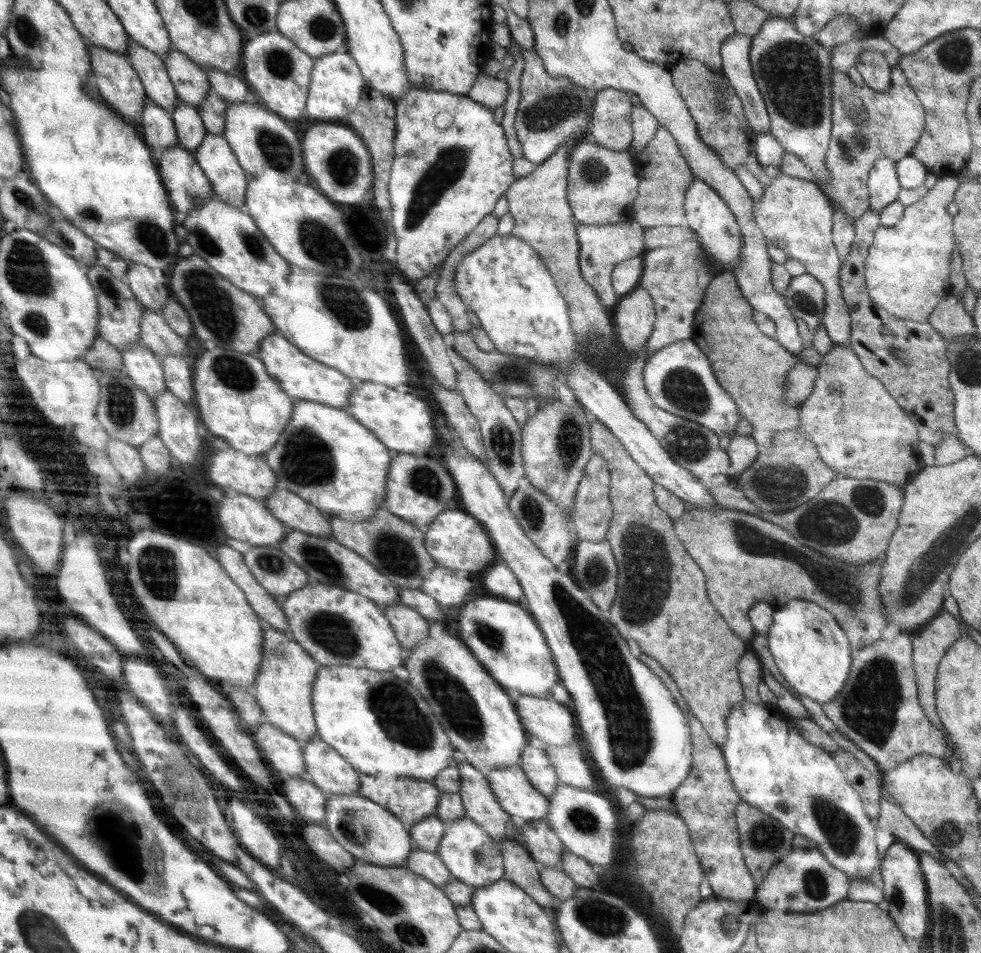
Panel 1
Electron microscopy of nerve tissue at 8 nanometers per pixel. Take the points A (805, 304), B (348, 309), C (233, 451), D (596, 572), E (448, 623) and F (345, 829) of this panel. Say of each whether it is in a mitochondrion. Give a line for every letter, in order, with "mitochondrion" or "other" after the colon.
A: mitochondrion
B: mitochondrion
C: other
D: mitochondrion
E: other
F: other

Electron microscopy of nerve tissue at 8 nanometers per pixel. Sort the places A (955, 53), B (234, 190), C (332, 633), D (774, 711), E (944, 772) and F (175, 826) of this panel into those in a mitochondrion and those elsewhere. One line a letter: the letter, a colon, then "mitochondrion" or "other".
A: mitochondrion
B: other
C: mitochondrion
D: other
E: other
F: other

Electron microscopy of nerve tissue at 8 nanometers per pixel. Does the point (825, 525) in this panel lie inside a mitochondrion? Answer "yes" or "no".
yes

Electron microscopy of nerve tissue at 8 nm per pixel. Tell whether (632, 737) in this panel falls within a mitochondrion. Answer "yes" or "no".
yes

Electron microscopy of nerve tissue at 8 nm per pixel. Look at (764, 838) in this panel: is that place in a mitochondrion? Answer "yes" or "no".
yes

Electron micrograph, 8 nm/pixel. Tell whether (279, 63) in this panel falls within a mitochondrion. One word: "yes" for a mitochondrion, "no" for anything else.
yes

